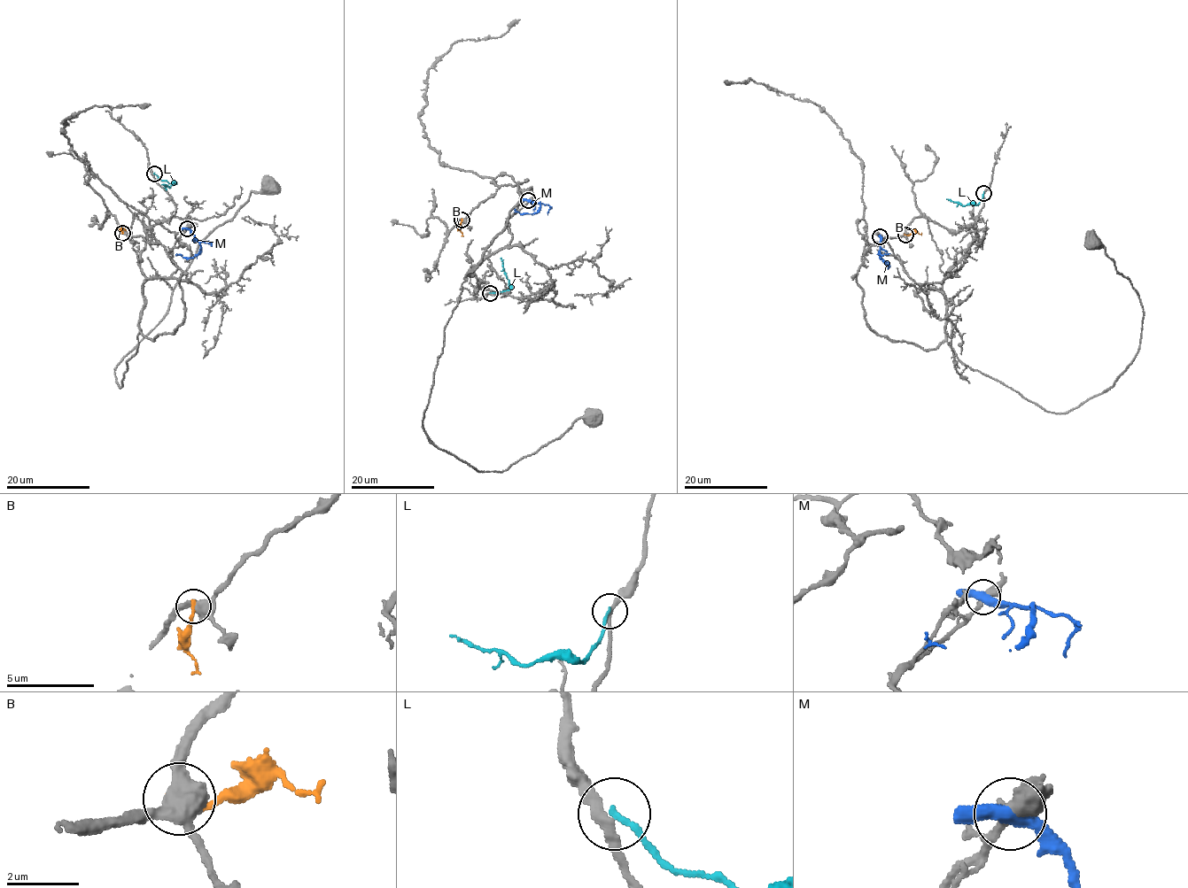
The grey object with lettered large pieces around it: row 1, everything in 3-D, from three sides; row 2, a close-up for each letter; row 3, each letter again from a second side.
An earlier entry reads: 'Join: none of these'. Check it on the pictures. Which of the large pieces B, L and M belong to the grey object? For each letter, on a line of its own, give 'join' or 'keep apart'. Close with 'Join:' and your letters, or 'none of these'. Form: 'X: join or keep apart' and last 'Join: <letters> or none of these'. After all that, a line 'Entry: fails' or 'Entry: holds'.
B: keep apart
L: keep apart
M: keep apart
Join: none of these
Entry: holds

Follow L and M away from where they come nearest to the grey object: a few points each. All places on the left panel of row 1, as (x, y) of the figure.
L: (154, 173), (161, 180), (174, 184), (169, 187), (161, 184)
M: (187, 228), (199, 243), (200, 250), (189, 258), (175, 254)

